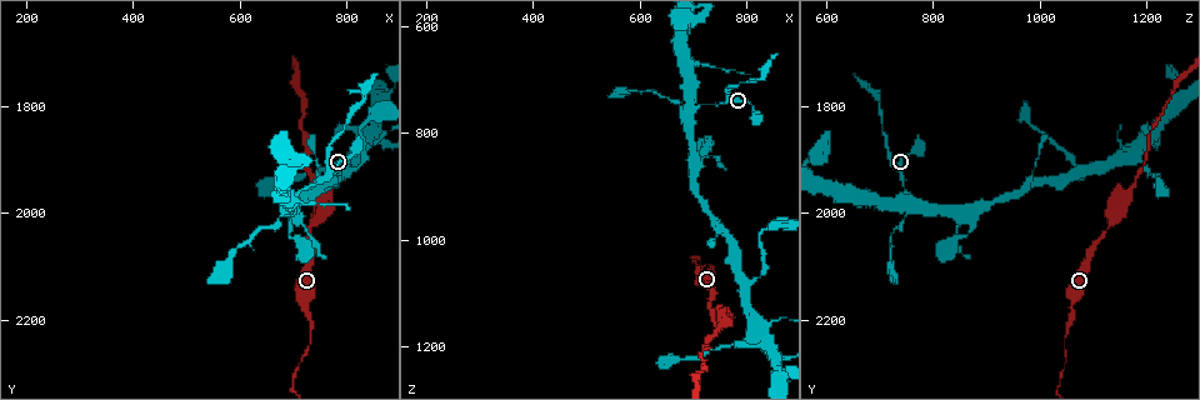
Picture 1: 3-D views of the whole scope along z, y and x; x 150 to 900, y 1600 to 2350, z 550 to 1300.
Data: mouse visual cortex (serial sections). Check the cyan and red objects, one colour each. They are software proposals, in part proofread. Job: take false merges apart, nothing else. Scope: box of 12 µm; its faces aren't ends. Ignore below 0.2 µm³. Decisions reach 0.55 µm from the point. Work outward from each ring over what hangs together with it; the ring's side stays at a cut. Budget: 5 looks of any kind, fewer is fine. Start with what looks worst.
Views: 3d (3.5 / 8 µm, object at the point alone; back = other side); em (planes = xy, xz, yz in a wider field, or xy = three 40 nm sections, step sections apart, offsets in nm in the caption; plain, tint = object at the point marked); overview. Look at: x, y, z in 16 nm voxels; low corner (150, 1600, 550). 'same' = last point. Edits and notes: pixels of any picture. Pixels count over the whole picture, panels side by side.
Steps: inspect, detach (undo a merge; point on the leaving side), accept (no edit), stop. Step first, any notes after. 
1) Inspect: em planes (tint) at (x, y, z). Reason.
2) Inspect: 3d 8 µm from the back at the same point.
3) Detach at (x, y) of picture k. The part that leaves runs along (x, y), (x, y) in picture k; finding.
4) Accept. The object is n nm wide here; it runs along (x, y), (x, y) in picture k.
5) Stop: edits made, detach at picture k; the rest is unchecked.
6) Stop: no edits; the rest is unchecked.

Inspect: 3d 3.5 µm at (730, 2195, 1060). Thick turns thin.

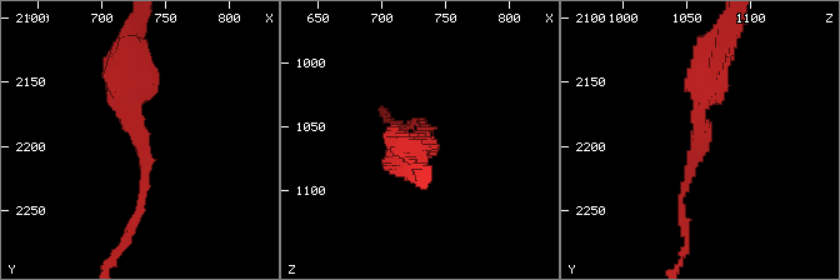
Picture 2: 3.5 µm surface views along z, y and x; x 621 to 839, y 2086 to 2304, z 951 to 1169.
Inspect: em xy step 5 (tint) at (732, 2194, 1060). The arms are 100, 350 nm wide.

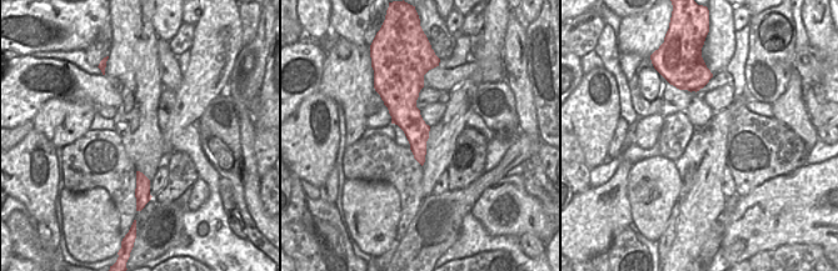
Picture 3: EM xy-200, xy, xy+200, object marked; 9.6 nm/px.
Accept. It runs along (718, 51), (681, 194), (681, 221) in picture 2; all the same cell.

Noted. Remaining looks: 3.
Inspect: 3d 8 µm from the back at (690, 1980, 760). Arms part here.

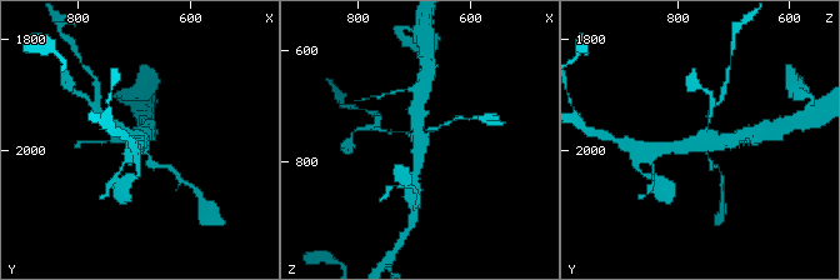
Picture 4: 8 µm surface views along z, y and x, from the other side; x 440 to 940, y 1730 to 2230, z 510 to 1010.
Inspect: 3d 3.5 µm from the back at (690, 1980, 755).

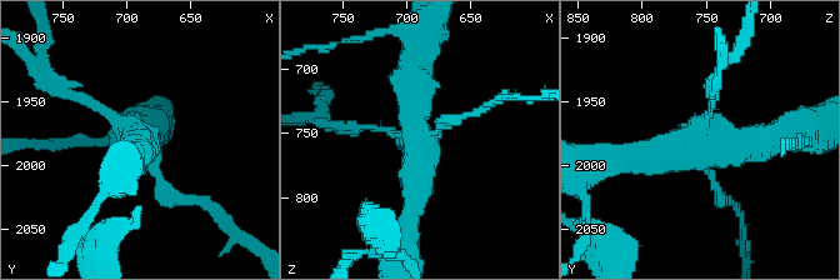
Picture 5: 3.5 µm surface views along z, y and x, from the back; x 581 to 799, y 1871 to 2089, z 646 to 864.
Inspect: em xy step 5 (tint) at (692, 1978, 758).

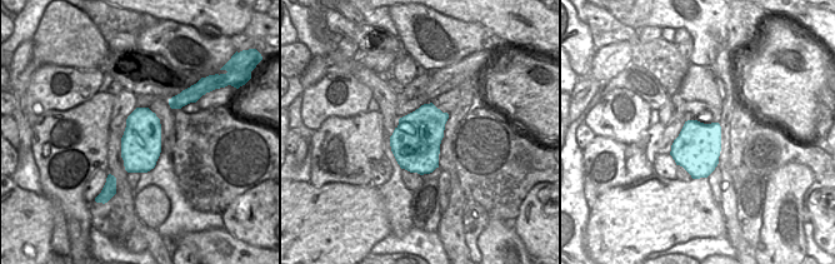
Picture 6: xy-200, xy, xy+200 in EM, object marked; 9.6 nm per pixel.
Accept. Continuous, no second cell.

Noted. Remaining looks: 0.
Stop: no edits; the rest is unchecked.

